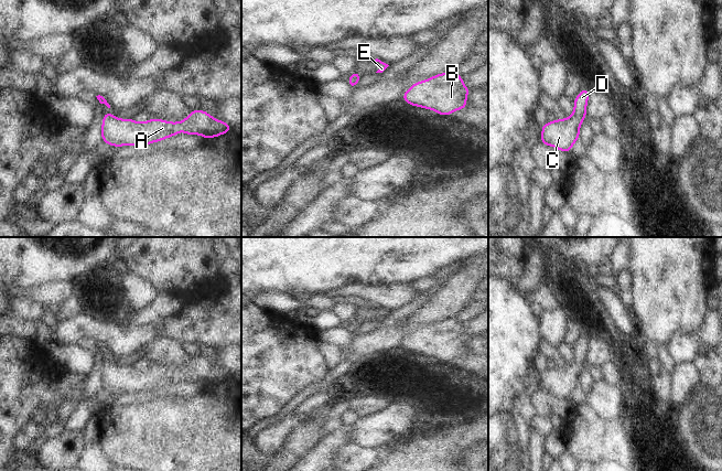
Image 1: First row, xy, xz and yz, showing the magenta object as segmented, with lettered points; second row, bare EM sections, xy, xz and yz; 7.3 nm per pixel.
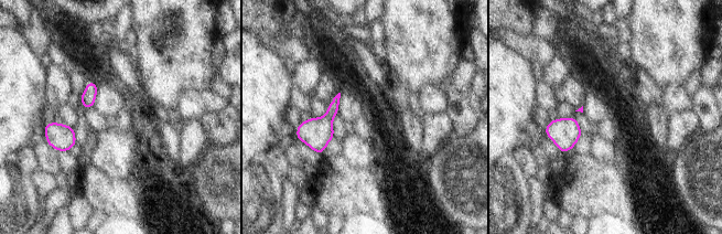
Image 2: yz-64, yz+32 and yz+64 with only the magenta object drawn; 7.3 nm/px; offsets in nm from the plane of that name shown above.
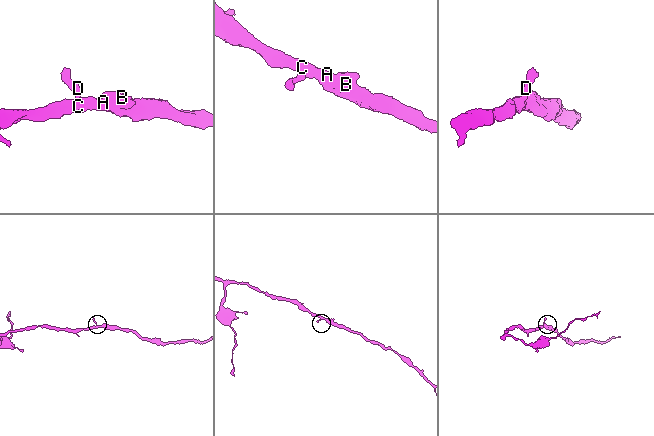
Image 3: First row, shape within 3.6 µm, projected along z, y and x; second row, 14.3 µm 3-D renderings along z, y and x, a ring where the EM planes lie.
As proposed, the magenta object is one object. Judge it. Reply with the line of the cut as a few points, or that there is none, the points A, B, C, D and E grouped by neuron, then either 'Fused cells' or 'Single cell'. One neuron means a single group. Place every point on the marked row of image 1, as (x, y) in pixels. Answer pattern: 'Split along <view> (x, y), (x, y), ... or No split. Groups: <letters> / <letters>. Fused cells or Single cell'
No split. Groups: A B C D E. Single cell

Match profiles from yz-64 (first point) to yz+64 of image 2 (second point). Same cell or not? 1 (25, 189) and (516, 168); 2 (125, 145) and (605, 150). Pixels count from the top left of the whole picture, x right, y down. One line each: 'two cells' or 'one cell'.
1: one cell
2: one cell

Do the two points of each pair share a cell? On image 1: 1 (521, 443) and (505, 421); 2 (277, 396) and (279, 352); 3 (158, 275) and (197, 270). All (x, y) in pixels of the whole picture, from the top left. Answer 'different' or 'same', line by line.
1: same
2: same
3: same

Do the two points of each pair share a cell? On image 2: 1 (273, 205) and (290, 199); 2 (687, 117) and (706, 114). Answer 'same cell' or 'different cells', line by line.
1: different cells
2: different cells

